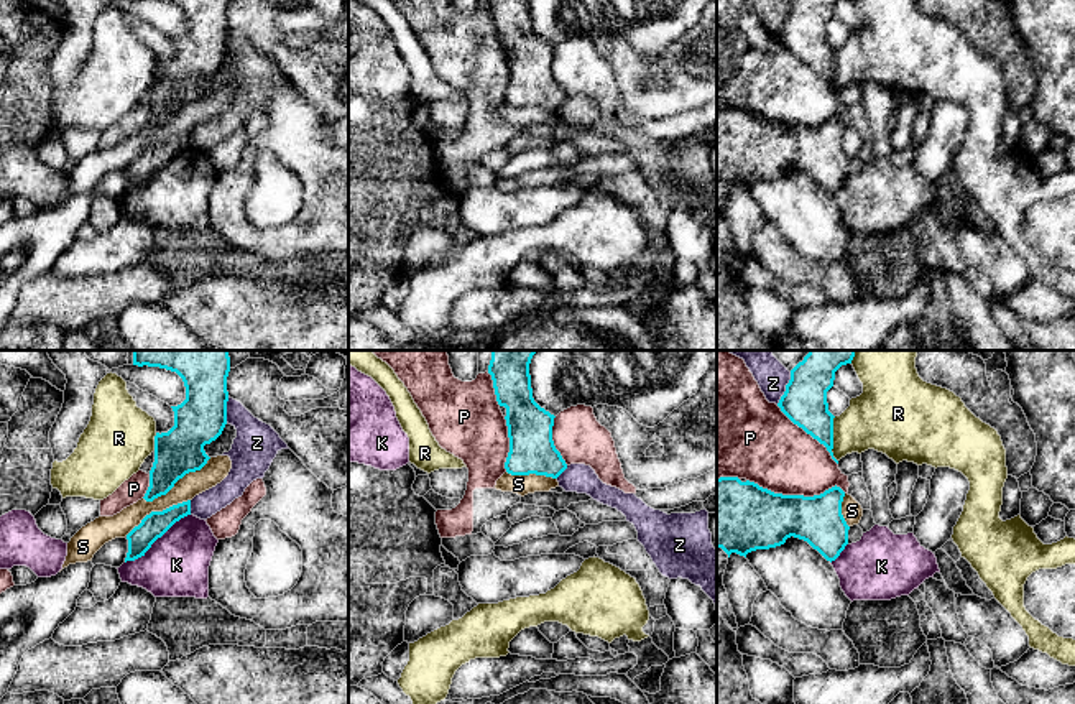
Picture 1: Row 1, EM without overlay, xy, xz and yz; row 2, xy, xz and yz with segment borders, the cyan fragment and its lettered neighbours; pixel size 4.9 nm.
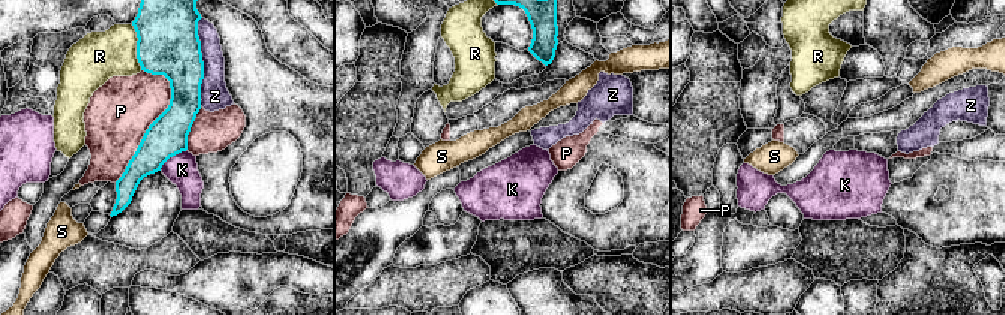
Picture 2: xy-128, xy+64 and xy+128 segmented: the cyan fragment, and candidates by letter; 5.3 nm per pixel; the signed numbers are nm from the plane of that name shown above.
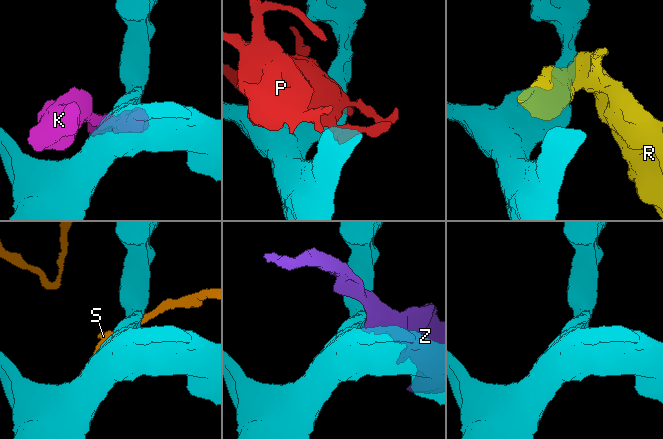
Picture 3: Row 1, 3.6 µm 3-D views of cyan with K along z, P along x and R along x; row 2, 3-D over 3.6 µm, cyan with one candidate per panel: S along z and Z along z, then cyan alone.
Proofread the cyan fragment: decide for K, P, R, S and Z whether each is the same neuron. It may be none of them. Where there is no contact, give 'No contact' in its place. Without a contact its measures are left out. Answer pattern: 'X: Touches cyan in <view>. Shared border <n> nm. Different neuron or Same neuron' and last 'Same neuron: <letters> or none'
K: Touches cyan in xy. Shared border 400 nm. Different neuron
P: Touches cyan in yz. Shared border 500 nm. Different neuron
R: Touches cyan in yz. Shared border 220 nm. Different neuron
S: Touches cyan in xy. Shared border 400 nm. Different neuron
Z: Touches cyan in yz. Shared border 180 nm. Different neuron
Same neuron: none

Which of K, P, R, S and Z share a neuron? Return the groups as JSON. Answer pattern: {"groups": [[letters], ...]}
{"groups": [["K"], ["P"], ["R"], ["S"], ["Z"]]}

